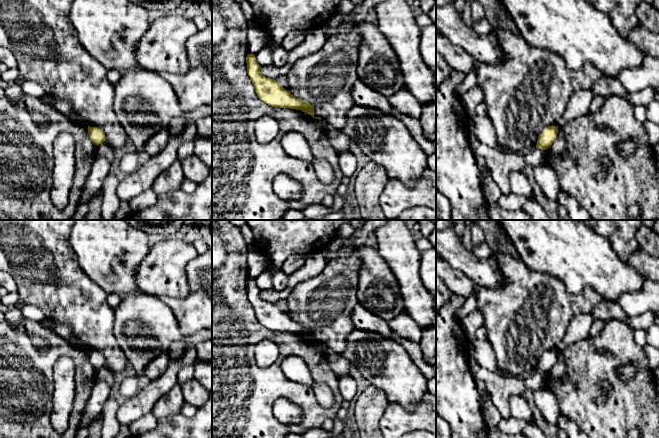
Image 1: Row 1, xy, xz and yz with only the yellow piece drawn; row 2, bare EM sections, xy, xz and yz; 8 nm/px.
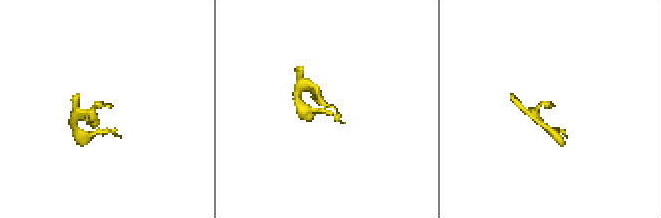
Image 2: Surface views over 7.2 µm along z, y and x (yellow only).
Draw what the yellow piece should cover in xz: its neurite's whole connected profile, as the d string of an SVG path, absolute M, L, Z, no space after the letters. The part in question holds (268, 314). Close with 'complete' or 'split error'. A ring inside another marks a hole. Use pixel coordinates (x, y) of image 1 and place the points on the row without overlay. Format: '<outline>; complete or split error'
M254 278L247 279L246 287L248 300L260 324L272 331L301 334L313 342L321 344L321 341L314 340L313 329L299 322L295 322L289 315L285 314L283 310L278 308L275 303L263 300L260 296L261 290L258 288Z; complete

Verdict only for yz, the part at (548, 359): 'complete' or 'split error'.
complete

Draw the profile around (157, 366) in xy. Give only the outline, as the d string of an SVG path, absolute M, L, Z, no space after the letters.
M162 353L153 358L145 367L143 379L152 381L159 378L167 369L170 362L168 354Z

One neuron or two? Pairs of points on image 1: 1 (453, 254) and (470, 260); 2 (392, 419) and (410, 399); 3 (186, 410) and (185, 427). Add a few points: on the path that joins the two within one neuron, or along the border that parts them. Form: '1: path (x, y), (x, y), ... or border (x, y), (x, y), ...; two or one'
1: path (457, 256), (466, 260); one
2: border (424, 393), (412, 410), (408, 410), (390, 401); two
3: border (198, 408), (191, 416), (184, 416), (180, 413); two

